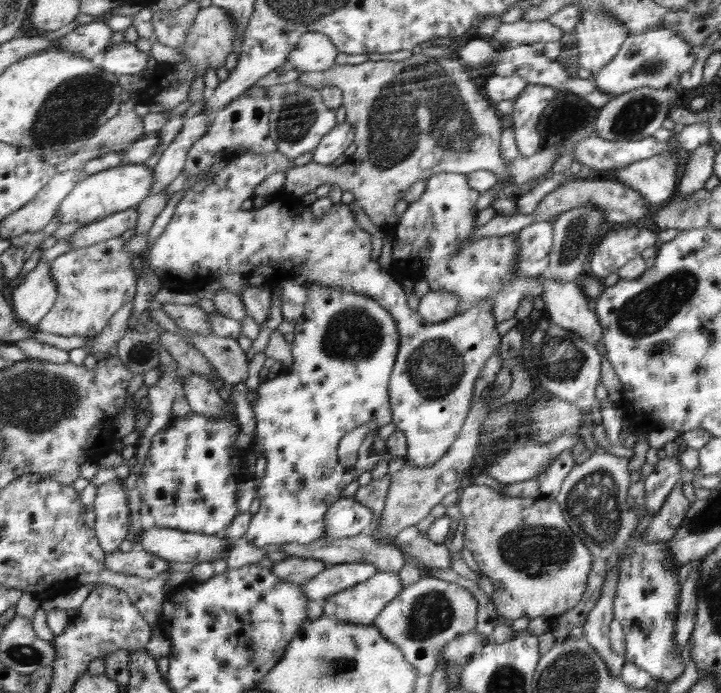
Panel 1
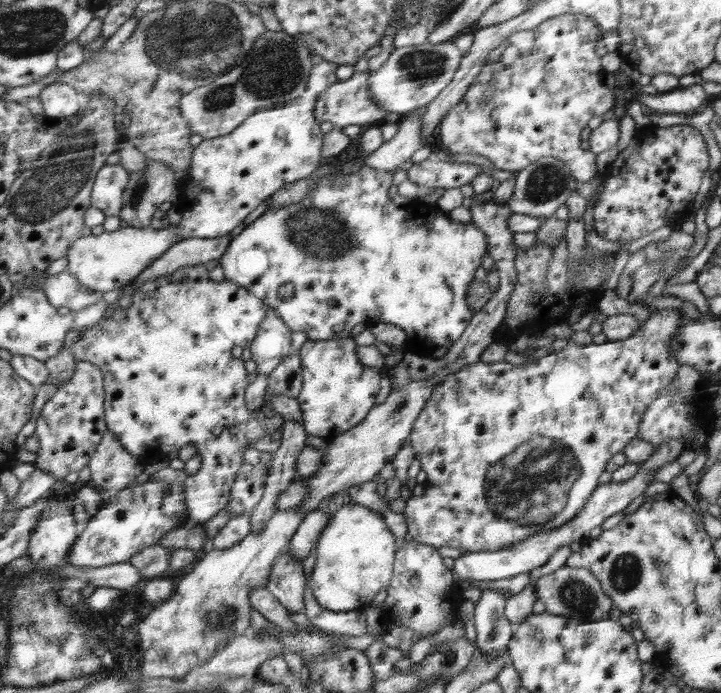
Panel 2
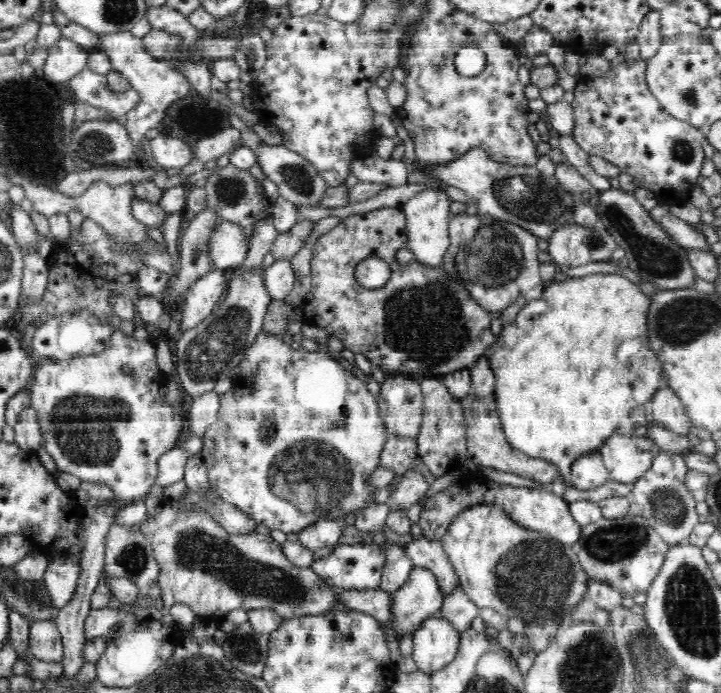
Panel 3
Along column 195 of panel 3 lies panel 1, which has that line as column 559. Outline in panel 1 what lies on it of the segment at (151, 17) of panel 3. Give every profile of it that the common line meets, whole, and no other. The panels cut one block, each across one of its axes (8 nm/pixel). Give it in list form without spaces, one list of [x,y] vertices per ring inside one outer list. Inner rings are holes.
[[[522,19],[512,23],[501,22],[496,29],[494,34],[485,38],[492,42],[512,42],[513,45],[560,41],[564,33],[560,27],[548,21],[526,22]]]

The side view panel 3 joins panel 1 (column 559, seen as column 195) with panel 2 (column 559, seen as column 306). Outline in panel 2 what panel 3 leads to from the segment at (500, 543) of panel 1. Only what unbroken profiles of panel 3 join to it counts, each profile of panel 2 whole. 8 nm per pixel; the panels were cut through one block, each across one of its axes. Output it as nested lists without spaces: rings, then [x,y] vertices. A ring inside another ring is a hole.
[[[572,568],[568,580],[564,580],[562,586],[558,586],[558,569],[540,577],[532,586],[537,598],[544,602],[545,611],[550,614],[567,616],[577,622],[598,622],[610,618],[612,599],[602,590],[600,579],[586,568]]]

